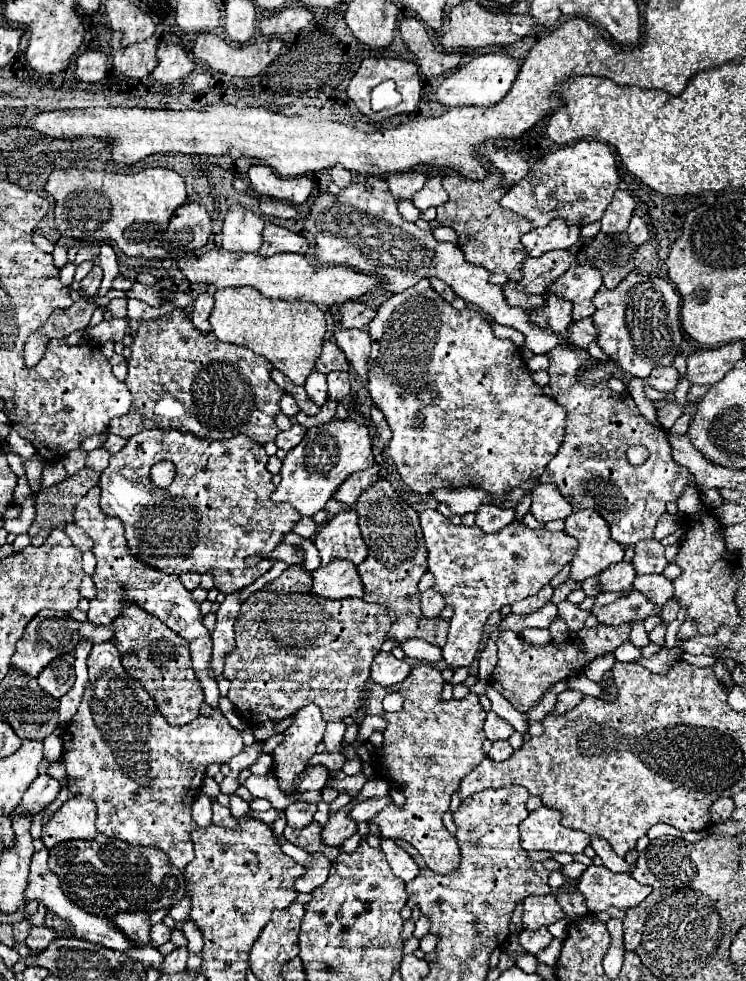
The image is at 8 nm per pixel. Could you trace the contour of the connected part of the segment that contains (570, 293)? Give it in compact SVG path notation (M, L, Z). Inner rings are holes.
M572 266L548 292L556 292L574 304L572 318L582 320L592 316L592 296L602 286L602 274L590 266Z

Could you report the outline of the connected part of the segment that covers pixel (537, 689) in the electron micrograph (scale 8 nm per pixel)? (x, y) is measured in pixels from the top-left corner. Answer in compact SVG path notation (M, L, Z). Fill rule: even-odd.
M598 624L596 628L582 628L576 634L580 644L576 644L572 638L562 644L542 644L542 646L532 646L520 640L520 636L512 630L504 630L500 638L496 640L498 644L498 664L490 676L490 684L518 710L518 712L528 712L532 710L542 696L548 692L548 688L554 682L578 676L594 658L612 654L620 644L630 640L630 624L622 626L606 626Z

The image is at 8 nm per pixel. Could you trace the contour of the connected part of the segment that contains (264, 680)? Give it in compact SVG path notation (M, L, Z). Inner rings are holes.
M298 564L288 566L274 582L254 592L240 608L240 616L234 624L236 648L228 652L222 672L230 680L228 698L250 726L258 726L266 720L274 724L282 722L310 702L320 706L326 722L342 722L364 706L374 652L380 652L394 620L394 610L382 608L380 604L368 604L358 598L336 602L316 596L310 572Z

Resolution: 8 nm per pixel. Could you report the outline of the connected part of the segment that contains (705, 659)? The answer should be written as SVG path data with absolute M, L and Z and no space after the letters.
M682 652L682 658L694 666L714 666L718 662L716 656L692 656L692 654L686 654Z

